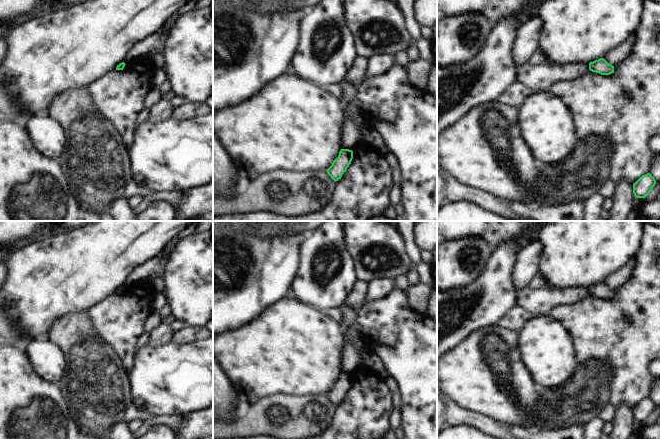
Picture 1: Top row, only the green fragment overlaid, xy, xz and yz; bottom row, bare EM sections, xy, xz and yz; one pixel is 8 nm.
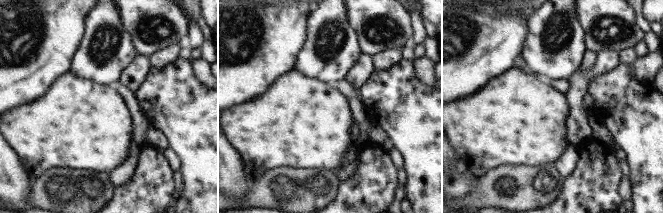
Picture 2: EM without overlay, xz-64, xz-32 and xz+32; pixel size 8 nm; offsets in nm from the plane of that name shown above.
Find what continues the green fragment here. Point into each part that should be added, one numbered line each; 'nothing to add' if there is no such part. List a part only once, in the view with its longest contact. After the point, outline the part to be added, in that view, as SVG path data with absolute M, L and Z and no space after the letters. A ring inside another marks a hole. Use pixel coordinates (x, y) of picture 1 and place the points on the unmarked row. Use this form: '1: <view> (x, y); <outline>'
nothing to add

